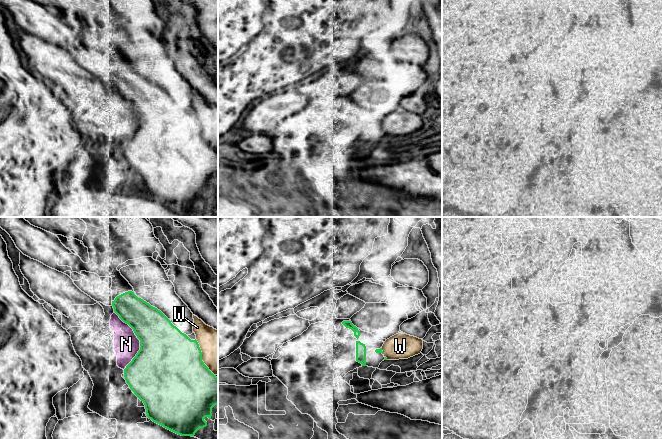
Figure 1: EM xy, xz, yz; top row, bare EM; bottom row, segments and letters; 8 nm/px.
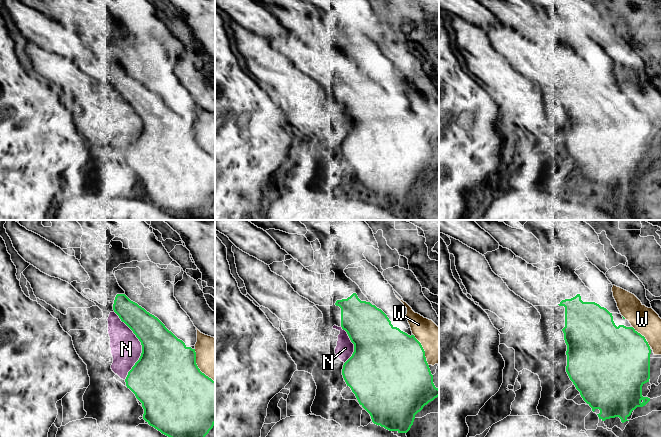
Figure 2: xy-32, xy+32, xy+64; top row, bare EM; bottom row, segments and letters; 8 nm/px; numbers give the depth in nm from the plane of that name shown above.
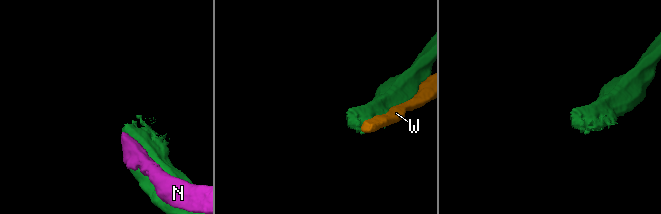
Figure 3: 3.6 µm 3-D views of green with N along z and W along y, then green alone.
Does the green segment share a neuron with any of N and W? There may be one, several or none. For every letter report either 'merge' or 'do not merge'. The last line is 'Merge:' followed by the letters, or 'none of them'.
N: do not merge
W: do not merge
Merge: none of them

